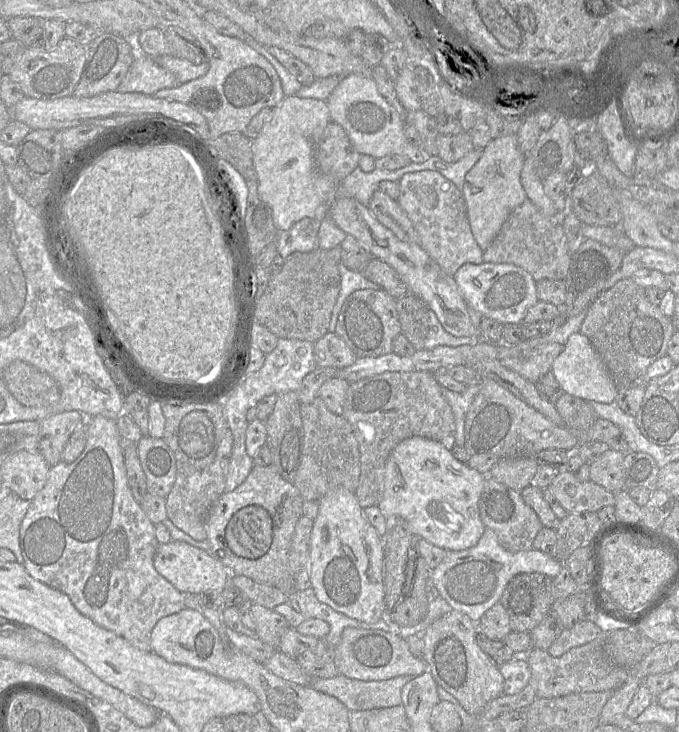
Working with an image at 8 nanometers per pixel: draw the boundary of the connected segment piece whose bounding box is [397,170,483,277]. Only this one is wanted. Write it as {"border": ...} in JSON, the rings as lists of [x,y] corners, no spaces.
{"border":[[[422,170],[404,174],[399,180],[399,197],[397,201],[416,229],[422,249],[448,276],[453,277],[456,271],[466,263],[483,263],[483,251],[471,232],[463,194],[439,172]]]}

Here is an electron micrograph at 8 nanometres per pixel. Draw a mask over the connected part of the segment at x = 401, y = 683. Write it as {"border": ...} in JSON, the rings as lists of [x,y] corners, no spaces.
{"border":[[[338,674],[332,678],[313,678],[311,687],[339,699],[350,711],[388,708],[402,704],[402,688],[416,676],[402,675],[387,680],[364,681]]]}

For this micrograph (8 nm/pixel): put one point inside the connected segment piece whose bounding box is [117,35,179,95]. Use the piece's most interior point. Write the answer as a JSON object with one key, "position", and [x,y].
{"position":[145,76]}

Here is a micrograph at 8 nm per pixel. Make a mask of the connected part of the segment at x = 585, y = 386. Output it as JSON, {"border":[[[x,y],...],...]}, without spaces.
{"border":[[[580,332],[569,336],[562,352],[554,360],[551,373],[555,376],[564,393],[586,401],[608,404],[616,400],[618,390],[595,348]]]}

